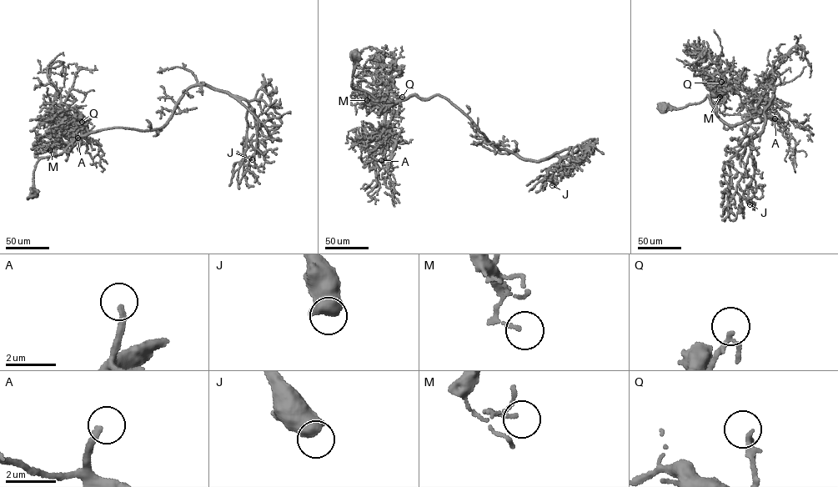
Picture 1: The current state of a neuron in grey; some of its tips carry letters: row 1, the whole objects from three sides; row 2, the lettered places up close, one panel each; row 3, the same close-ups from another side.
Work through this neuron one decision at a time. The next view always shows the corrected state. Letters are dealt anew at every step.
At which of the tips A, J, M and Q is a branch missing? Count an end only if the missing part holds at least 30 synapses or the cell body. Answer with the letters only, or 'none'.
A

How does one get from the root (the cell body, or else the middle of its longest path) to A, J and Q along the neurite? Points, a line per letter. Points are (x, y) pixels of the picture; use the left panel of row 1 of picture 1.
A: (32, 195), (36, 163), (41, 158), (61, 153), (73, 141), (76, 137), (71, 123), (87, 129), (77, 138)
J: (32, 195), (41, 158), (102, 129), (163, 127), (179, 99), (198, 85), (248, 102), (244, 157), (252, 159)
Q: (32, 195), (36, 163), (41, 158), (61, 153), (76, 137), (69, 123), (82, 122)

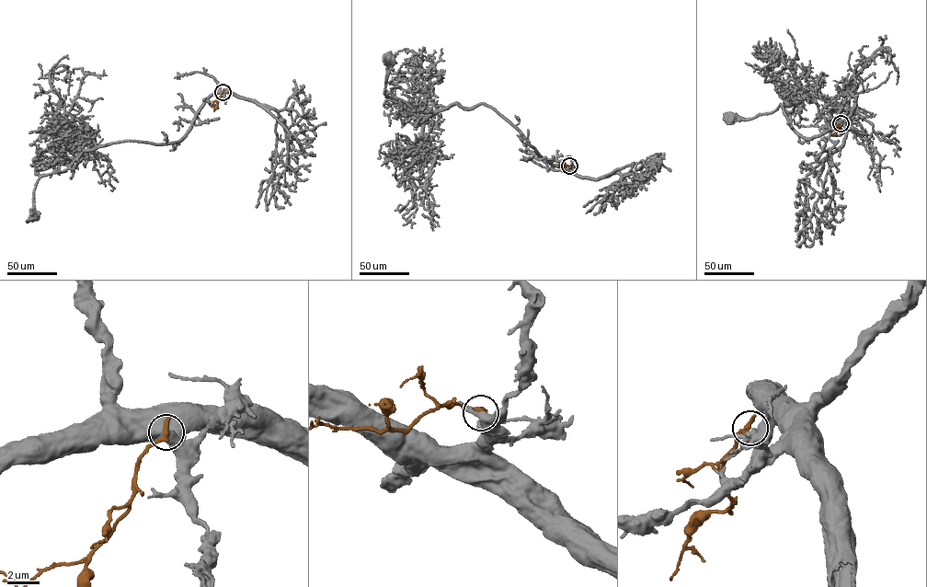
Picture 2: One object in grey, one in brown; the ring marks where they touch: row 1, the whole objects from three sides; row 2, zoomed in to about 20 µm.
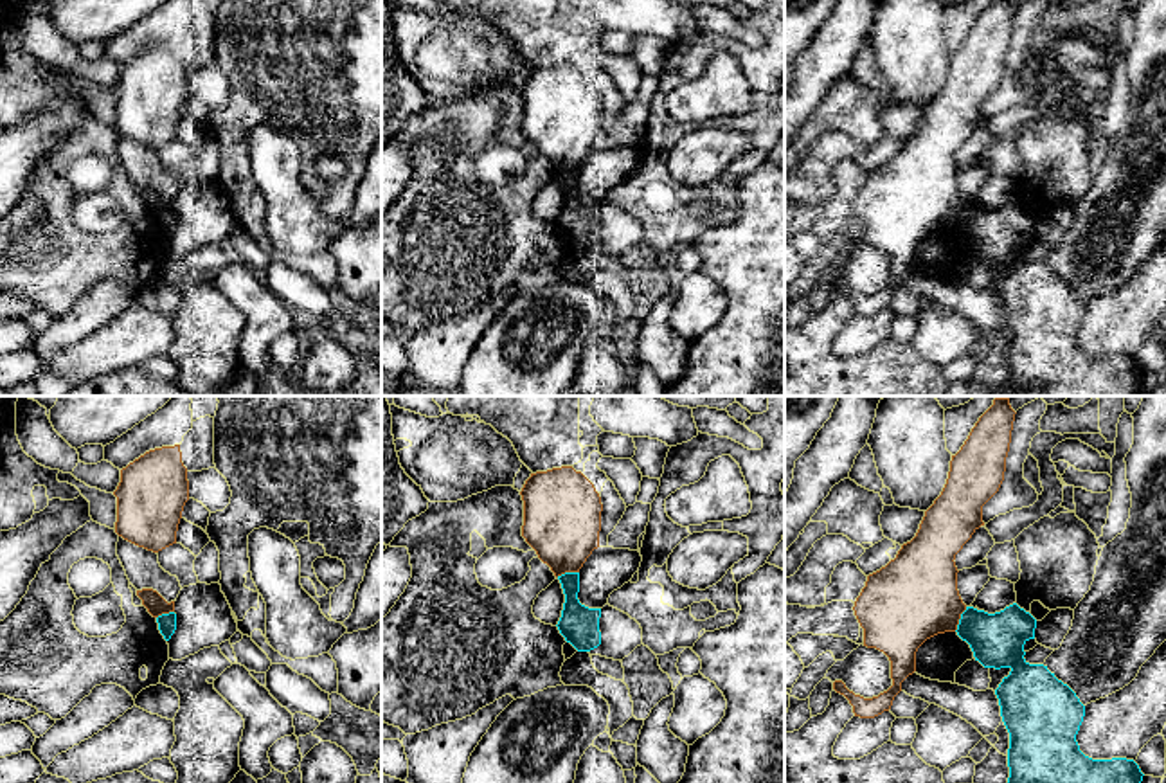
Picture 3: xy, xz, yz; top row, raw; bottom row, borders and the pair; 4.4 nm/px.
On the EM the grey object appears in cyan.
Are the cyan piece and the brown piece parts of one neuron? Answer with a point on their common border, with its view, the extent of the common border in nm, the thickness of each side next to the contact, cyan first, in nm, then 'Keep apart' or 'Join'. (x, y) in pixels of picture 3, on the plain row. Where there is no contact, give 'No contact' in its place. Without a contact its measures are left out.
Touches cyan at yz (959, 216). Shared border 130 nm. Thickness 240 nm (cyan) against 380 nm. Keep apart

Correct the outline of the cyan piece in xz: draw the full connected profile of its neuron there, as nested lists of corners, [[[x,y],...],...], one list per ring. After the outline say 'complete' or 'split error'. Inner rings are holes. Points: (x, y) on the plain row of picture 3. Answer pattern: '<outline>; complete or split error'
[[[565,169],[558,173],[565,200],[558,227],[578,248],[590,248],[601,241],[599,214],[601,205],[588,205],[579,200],[579,169]]]; complete

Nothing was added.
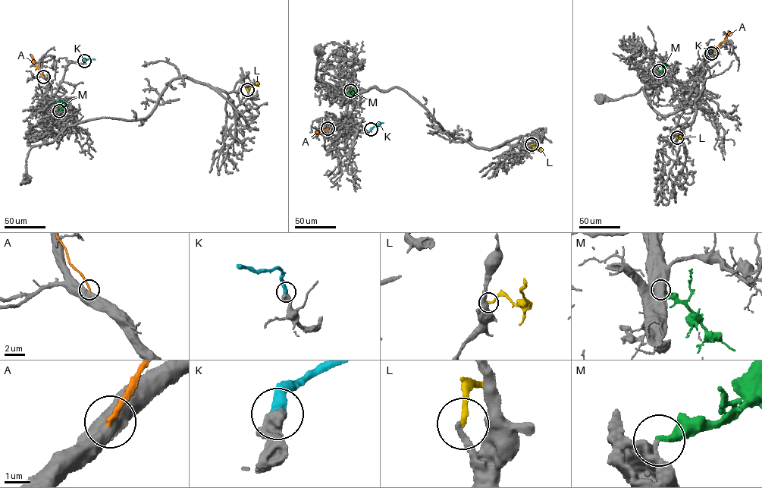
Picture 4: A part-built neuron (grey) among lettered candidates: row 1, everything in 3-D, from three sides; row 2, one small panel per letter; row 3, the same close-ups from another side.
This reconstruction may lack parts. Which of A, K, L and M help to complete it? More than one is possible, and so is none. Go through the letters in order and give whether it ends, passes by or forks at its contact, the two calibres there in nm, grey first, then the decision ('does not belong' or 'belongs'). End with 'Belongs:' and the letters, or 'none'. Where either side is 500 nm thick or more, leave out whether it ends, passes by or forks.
A: 750/170 nm | does not belong
K: 550/420 nm | belongs
L: it ends | 260/200 nm | does not belong
M: it ends | 300/300 nm | belongs
Belongs: K, M

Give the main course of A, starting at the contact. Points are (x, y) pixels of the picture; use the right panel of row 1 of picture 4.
A: (713, 52), (730, 32)

